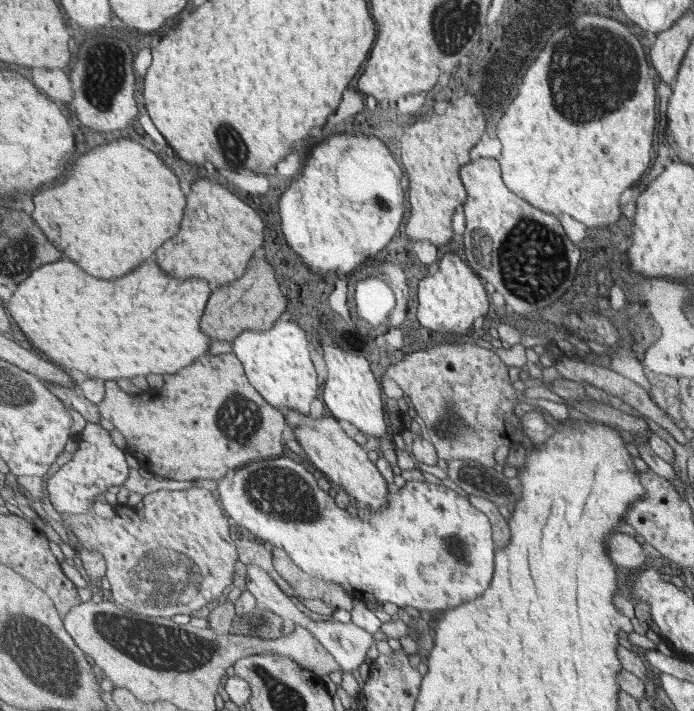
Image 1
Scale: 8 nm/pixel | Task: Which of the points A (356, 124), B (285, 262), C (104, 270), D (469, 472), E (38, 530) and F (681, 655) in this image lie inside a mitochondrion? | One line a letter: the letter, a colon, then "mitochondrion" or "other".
A: other
B: other
C: other
D: mitochondrion
E: other
F: other

